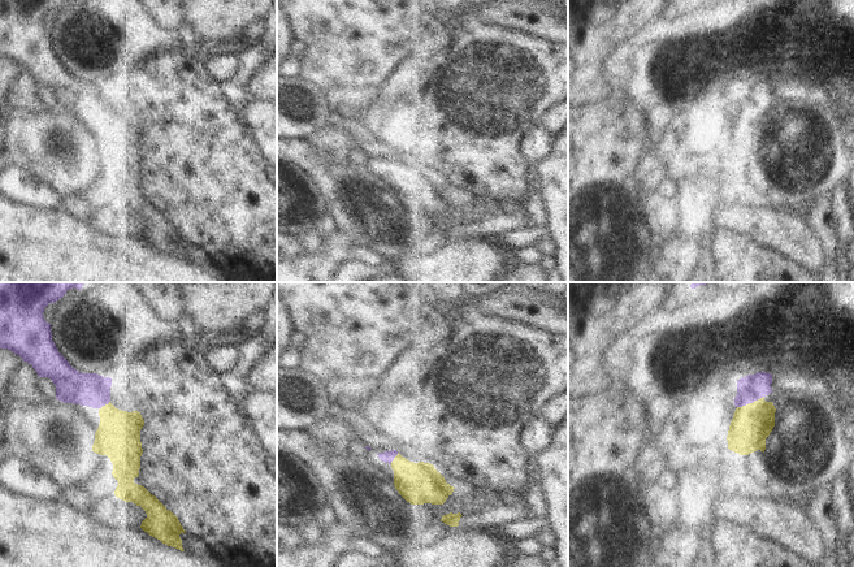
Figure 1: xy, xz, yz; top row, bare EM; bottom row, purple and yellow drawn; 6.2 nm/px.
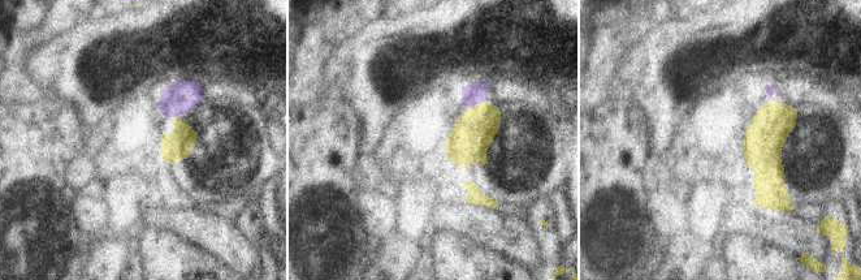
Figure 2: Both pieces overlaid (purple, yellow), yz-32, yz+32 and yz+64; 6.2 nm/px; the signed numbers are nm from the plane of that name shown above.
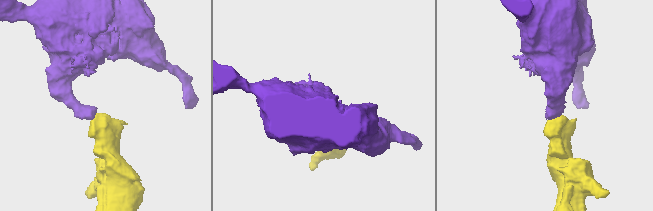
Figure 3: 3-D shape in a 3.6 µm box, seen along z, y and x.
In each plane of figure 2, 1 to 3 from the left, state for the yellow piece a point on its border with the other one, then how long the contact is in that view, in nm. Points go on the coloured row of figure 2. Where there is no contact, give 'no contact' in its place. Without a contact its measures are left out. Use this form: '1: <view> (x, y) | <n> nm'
1: no contact
2: yz+32 (474, 104) | 150 nm
3: yz+64 (771, 98) | 30 nm

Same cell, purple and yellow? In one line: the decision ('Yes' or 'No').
Yes

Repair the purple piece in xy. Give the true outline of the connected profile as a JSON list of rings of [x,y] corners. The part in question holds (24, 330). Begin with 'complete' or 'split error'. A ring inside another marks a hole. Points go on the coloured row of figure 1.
split error; [[[0,282],[0,347],[19,355],[36,371],[39,377],[48,377],[56,386],[56,399],[65,403],[88,406],[99,410],[100,423],[95,433],[92,451],[107,455],[113,463],[113,477],[118,481],[114,495],[125,502],[140,506],[147,518],[140,528],[162,544],[185,551],[181,533],[186,533],[178,518],[169,511],[144,486],[134,482],[139,476],[140,456],[143,453],[140,429],[144,420],[138,411],[127,412],[110,403],[112,378],[97,373],[82,373],[74,369],[58,352],[52,341],[51,324],[44,320],[43,312],[49,303],[61,299],[69,289],[81,290],[86,282]]]

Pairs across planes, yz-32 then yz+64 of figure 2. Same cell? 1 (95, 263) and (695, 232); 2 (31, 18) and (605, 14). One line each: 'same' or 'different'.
1: same
2: same

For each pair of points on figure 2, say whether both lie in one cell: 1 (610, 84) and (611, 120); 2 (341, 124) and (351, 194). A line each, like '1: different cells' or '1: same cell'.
1: different cells
2: same cell

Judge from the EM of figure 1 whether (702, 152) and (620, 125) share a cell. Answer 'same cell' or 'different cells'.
different cells

